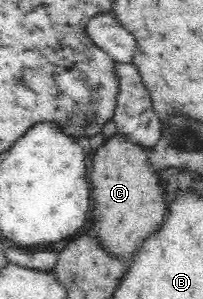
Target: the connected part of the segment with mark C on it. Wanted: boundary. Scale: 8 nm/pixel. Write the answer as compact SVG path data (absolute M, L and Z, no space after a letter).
M117 132L94 152L90 172L91 199L94 201L90 233L99 238L109 253L130 261L139 245L163 223L167 209L165 189L159 183L159 173L149 163L151 147L139 145Z

